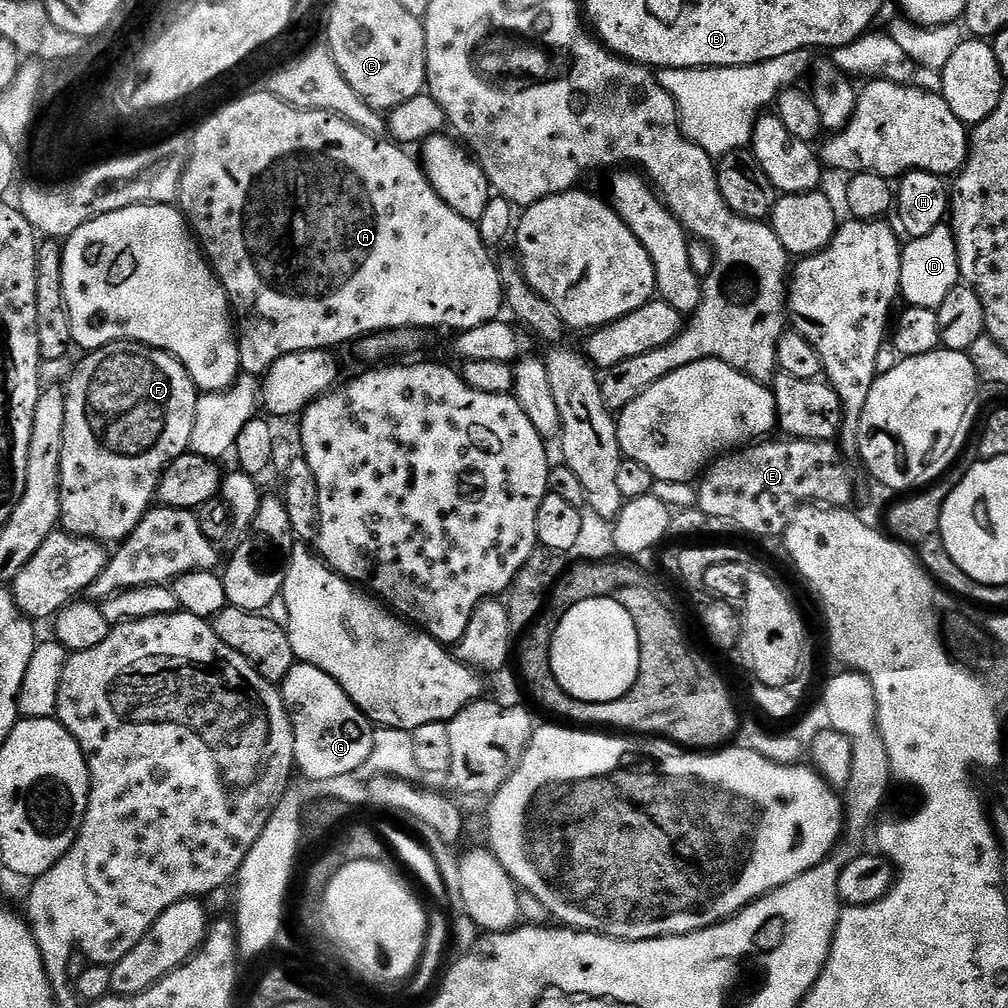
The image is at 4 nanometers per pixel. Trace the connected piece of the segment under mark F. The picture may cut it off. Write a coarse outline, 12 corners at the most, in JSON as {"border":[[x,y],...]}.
{"border":[[91,349],[66,384],[60,524],[122,542],[188,452],[169,352]]}

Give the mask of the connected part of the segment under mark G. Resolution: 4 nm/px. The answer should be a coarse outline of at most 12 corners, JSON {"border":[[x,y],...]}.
{"border":[[330,674],[282,685],[303,779],[356,775],[374,725]]}

